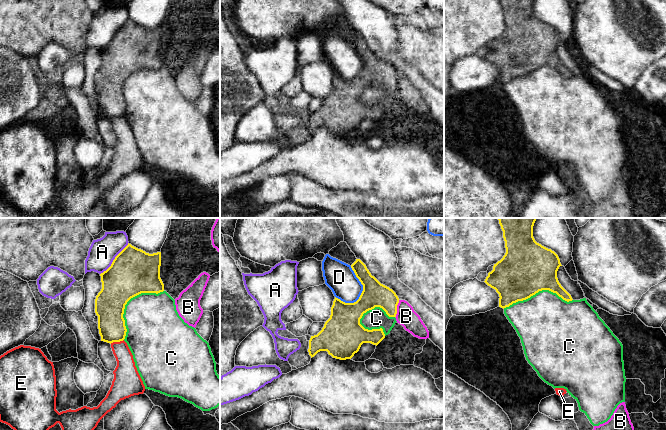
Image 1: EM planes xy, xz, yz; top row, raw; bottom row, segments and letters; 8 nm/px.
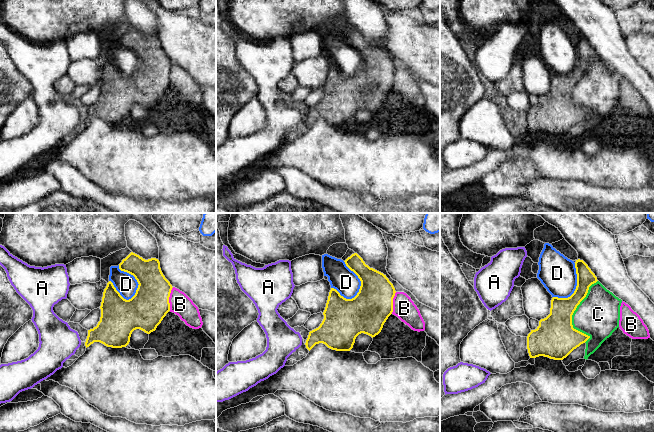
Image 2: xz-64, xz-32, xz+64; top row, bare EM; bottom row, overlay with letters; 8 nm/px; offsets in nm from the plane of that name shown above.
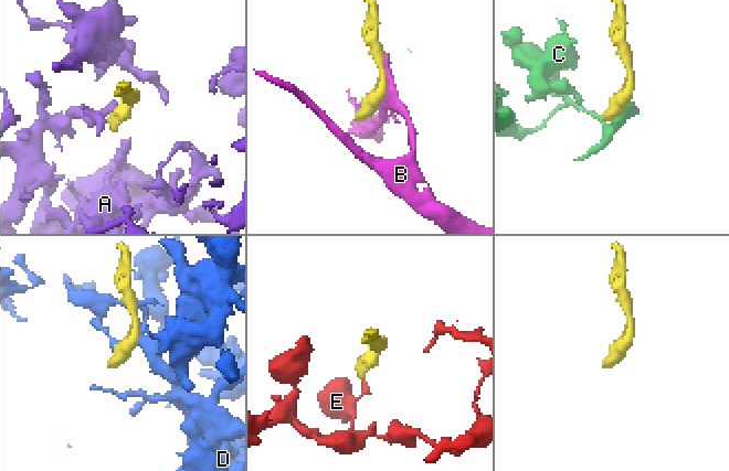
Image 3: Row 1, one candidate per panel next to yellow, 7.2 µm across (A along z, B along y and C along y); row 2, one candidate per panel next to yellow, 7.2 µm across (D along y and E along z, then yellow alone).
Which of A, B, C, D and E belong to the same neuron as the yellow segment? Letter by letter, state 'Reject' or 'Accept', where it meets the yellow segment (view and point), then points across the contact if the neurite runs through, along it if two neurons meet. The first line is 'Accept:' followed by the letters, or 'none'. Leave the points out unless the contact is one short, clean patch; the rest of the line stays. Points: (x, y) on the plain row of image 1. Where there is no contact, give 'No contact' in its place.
Accept: none
A: Reject. Touches yellow at xy (114, 35)
B: Reject. Touches yellow at xz (396, 85)
C: Reject. Touches yellow at xy (126, 79)
D: Reject. Touches yellow at xz (363, 65). Boundary: xz (350, 42), (362, 61), (362, 68), (355, 77), (345, 79)
E: Reject. Touches yellow at xy (116, 117). Boundary: xy (123, 115), (110, 119)

